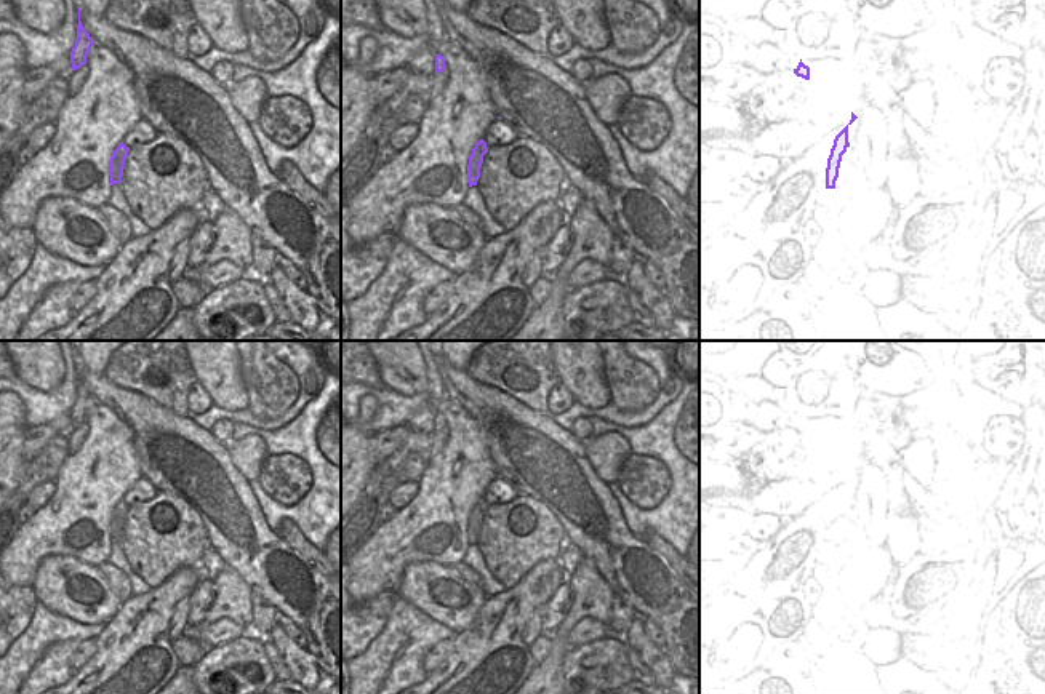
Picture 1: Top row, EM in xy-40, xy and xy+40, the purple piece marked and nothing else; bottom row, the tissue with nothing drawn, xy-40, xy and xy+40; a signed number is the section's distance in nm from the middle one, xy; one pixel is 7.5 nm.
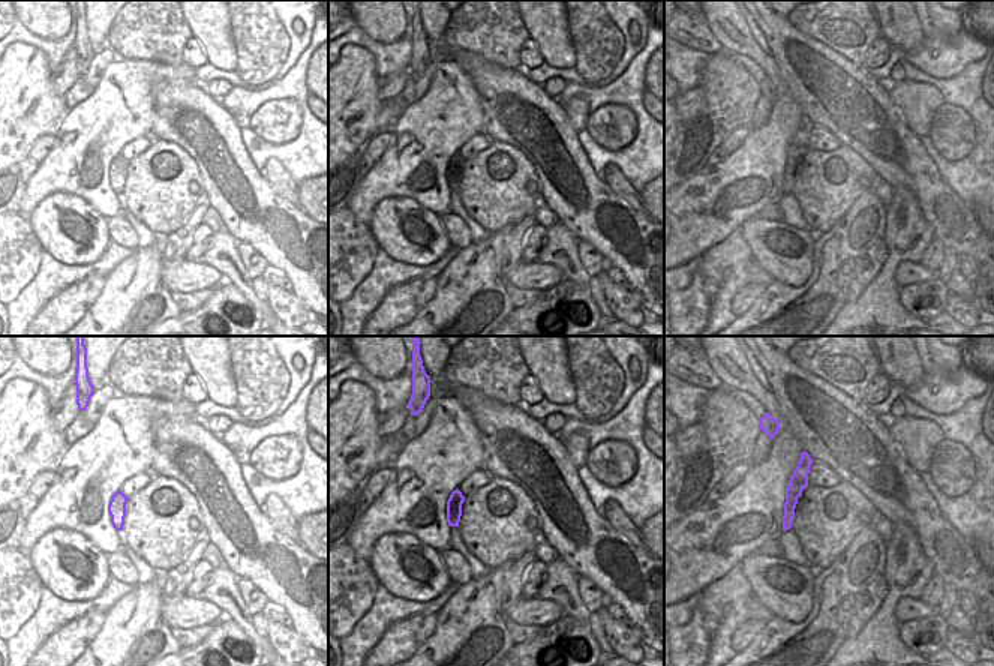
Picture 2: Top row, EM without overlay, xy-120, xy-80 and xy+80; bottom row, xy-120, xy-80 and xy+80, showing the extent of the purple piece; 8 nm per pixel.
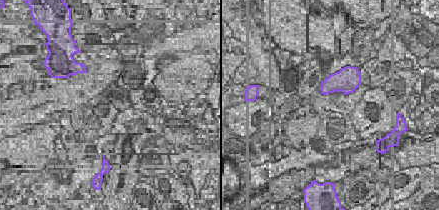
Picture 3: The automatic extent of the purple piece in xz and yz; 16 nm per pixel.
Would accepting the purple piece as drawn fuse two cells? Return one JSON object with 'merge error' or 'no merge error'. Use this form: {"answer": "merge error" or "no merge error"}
{"answer": "merge error"}

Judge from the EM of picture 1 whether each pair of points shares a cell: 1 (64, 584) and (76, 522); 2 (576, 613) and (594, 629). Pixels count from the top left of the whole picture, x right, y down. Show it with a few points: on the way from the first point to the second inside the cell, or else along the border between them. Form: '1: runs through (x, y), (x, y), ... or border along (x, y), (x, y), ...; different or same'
1: border along (96, 568), (74, 557), (47, 555), (34, 571); different
2: border along (607, 624), (583, 618), (565, 640); different

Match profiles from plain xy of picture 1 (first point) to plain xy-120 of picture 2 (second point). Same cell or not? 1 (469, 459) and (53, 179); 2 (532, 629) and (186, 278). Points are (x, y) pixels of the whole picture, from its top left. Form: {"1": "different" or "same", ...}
{"1": "same", "2": "different"}

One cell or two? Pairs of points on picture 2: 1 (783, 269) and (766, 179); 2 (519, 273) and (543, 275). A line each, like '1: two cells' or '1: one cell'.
1: two cells
2: one cell

